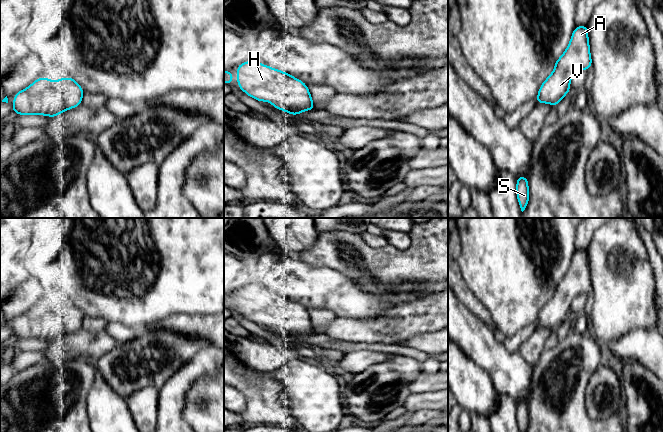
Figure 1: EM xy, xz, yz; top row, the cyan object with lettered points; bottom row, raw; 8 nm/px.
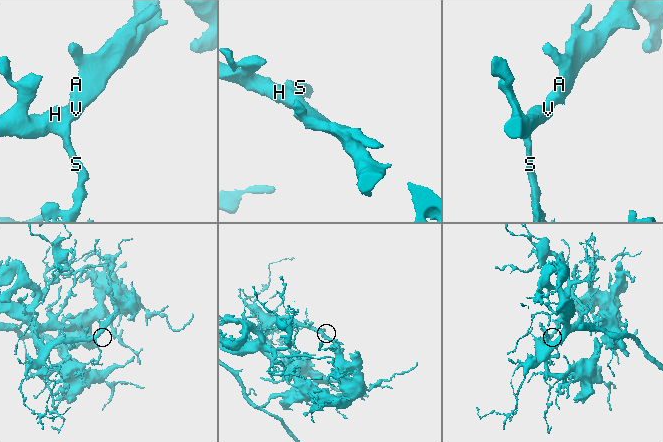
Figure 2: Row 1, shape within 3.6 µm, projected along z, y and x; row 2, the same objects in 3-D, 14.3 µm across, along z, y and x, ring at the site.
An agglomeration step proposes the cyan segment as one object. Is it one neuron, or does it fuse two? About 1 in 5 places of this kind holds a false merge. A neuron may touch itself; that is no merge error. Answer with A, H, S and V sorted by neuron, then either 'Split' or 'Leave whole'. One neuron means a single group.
Groups: A H S V. Leave whole

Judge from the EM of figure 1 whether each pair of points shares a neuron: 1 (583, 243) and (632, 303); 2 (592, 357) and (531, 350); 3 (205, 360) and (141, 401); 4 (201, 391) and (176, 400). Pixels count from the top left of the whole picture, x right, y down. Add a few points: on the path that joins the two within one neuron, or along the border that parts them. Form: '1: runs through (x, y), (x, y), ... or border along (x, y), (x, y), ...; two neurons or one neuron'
1: border along (593, 235), (587, 248); two neurons
2: border along (544, 348), (539, 361), (533, 367); two neurons
3: border along (159, 390), (158, 414); two neurons
4: border along (199, 378), (186, 395), (183, 409), (185, 421); two neurons

